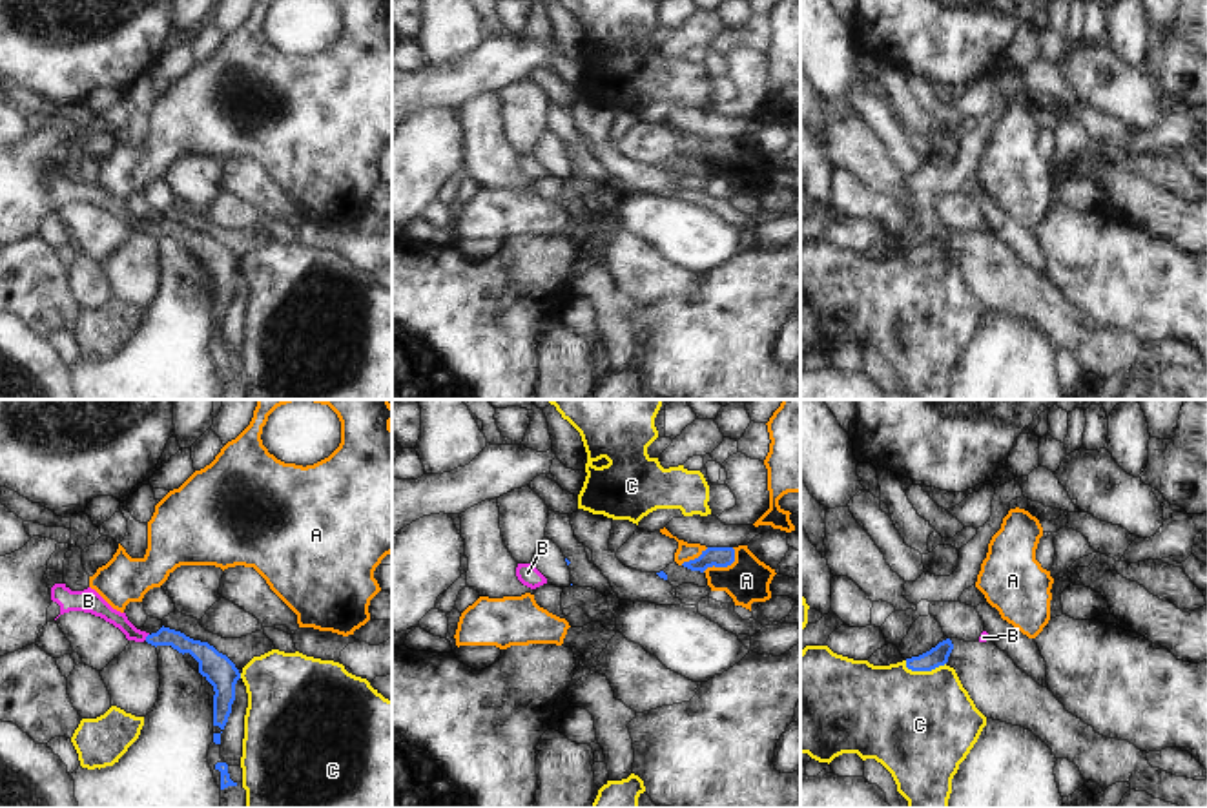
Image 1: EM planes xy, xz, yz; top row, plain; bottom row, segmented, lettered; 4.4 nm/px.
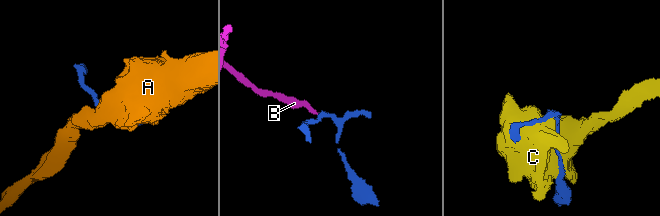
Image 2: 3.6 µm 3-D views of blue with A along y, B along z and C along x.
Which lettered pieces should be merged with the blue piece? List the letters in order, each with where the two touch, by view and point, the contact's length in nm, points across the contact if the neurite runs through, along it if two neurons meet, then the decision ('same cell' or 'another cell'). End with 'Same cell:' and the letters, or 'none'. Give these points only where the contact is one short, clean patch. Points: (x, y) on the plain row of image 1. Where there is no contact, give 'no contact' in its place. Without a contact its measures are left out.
A: contact xz (722, 157); length 180 nm; border xz (735, 141), (735, 150), (730, 155), (708, 157), (702, 163); another cell
B: contact xy (146, 228); length 40 nm; way xy (201, 243), (175, 230), (146, 228), (135, 227), (99, 197); same cell
C: contact yz (925, 261); length 180 nm; another cell
Same cell: B

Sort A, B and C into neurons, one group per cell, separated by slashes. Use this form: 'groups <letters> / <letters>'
groups A / B / C

